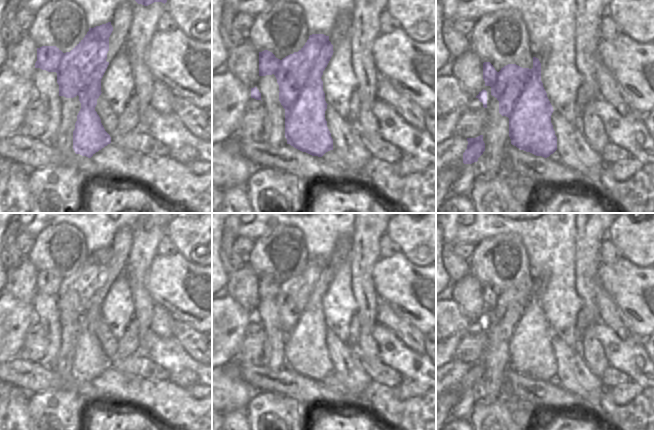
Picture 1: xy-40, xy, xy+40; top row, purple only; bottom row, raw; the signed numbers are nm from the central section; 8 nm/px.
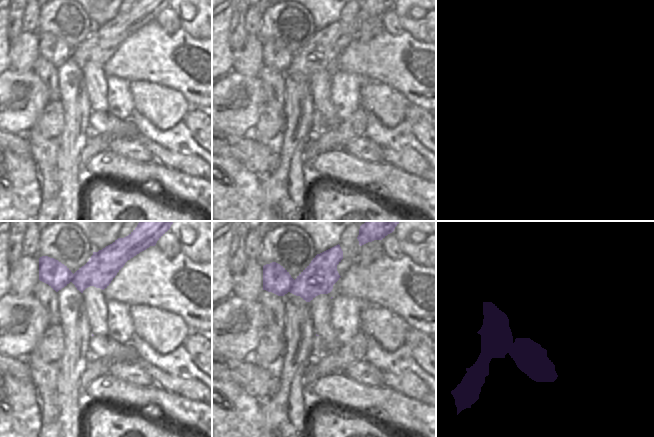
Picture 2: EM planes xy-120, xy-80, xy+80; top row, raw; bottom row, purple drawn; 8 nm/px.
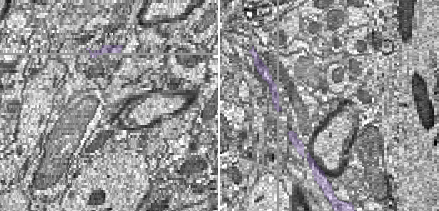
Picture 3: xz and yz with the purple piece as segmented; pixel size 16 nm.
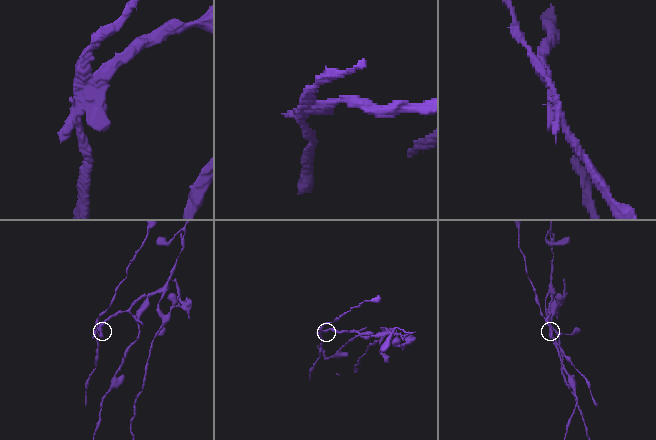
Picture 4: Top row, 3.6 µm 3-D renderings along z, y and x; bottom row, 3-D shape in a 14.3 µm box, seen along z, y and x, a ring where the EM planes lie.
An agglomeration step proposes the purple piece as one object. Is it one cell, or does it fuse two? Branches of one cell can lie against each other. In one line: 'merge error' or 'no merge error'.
merge error

